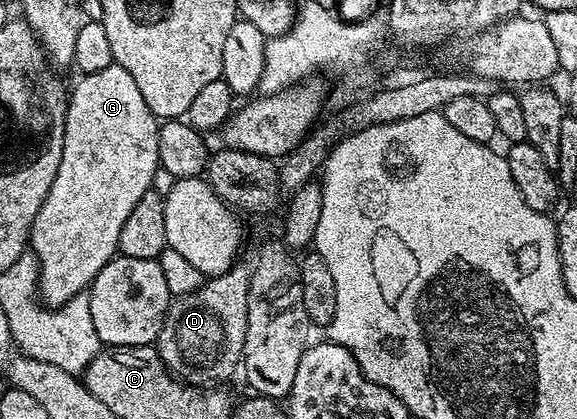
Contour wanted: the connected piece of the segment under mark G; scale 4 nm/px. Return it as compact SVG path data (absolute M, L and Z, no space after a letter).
M114 63L105 66L105 70L97 70L97 74L89 74L80 79L80 84L70 89L67 102L67 121L65 122L65 146L61 154L61 166L57 166L57 178L53 178L53 186L41 202L41 210L37 210L37 218L33 218L31 227L31 239L29 241L30 251L34 252L35 260L39 263L39 274L37 277L37 296L48 309L60 308L69 298L86 293L90 289L92 282L97 278L97 274L102 268L114 260L119 252L119 235L121 226L125 226L125 218L137 206L141 199L141 194L152 191L154 172L159 166L159 155L157 154L157 138L159 137L160 121L145 106L145 98L141 98L141 90L137 90L137 82L133 82L133 74L125 70L120 64Z

